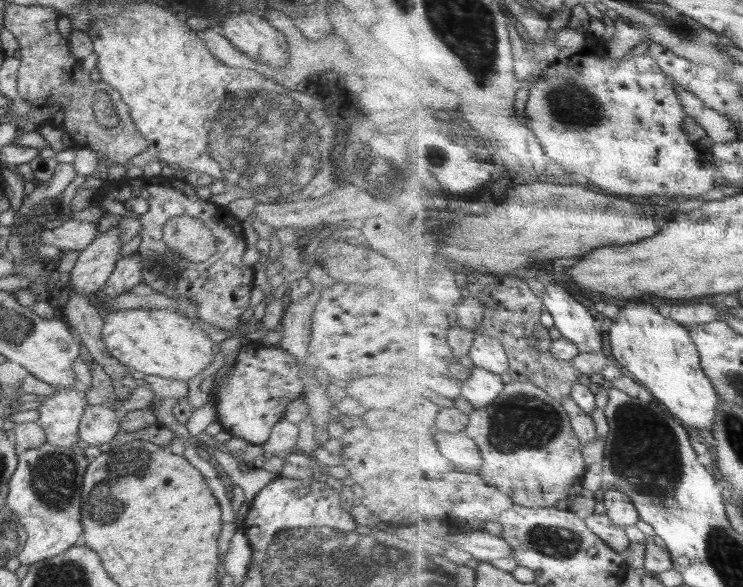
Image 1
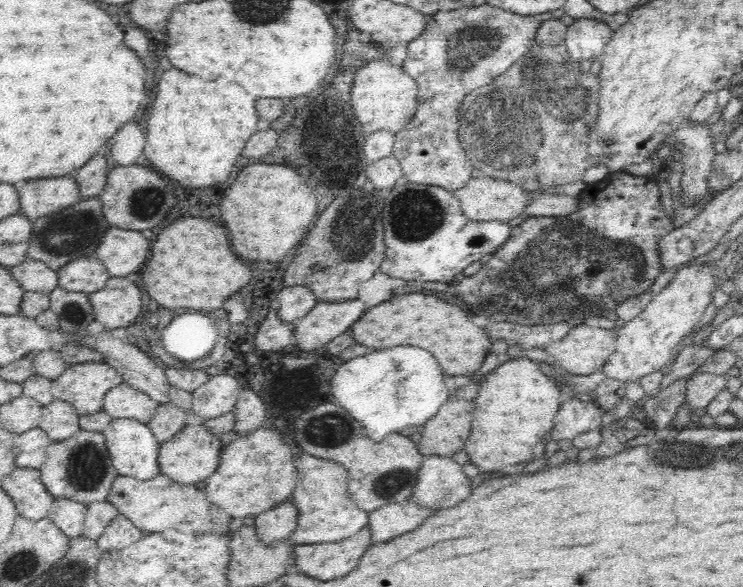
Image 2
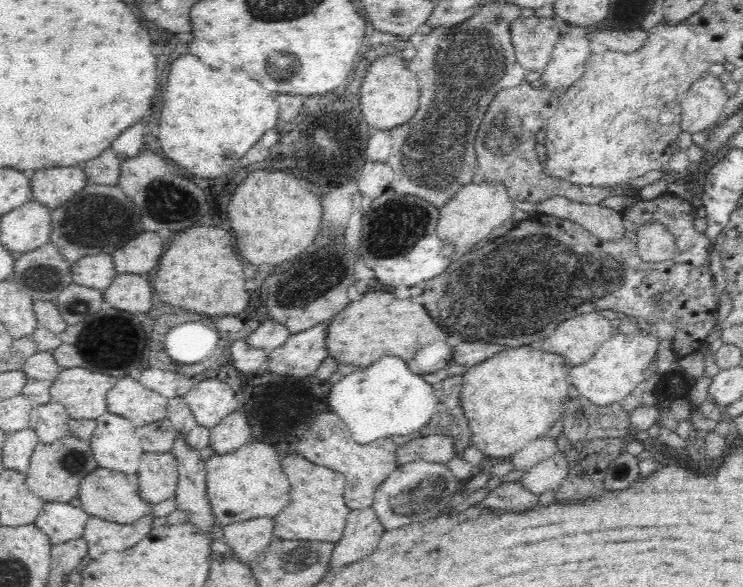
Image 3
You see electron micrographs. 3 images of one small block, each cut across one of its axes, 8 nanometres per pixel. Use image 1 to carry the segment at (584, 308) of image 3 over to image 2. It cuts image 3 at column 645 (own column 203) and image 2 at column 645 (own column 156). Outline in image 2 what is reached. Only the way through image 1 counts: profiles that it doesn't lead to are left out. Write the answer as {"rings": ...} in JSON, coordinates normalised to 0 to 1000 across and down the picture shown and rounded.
{"rings":[[[840,291],[821,293],[813,305],[802,313],[790,313],[789,320],[779,332],[779,358],[775,363],[767,365],[764,370],[712,370],[703,376],[697,385],[690,387],[684,409],[662,438],[650,450],[647,462],[641,468],[624,472],[620,479],[611,482],[607,479],[604,487],[616,491],[614,508],[624,504],[633,514],[646,514],[649,521],[641,521],[641,528],[651,528],[653,538],[638,540],[637,550],[646,559],[651,559],[654,552],[662,549],[689,549],[694,552],[716,555],[729,552],[743,552],[743,549],[769,549],[770,552],[785,550],[786,545],[801,535],[816,537],[816,530],[825,530],[829,521],[834,521],[834,514],[840,514],[848,504],[859,504],[867,501],[869,494],[875,494],[880,477],[891,463],[891,451],[888,451],[888,412],[896,399],[907,395],[911,387],[904,380],[906,368],[896,368],[894,363],[894,351],[888,341],[888,320],[886,319],[886,307],[879,298],[876,300],[857,300],[849,298]]]}

